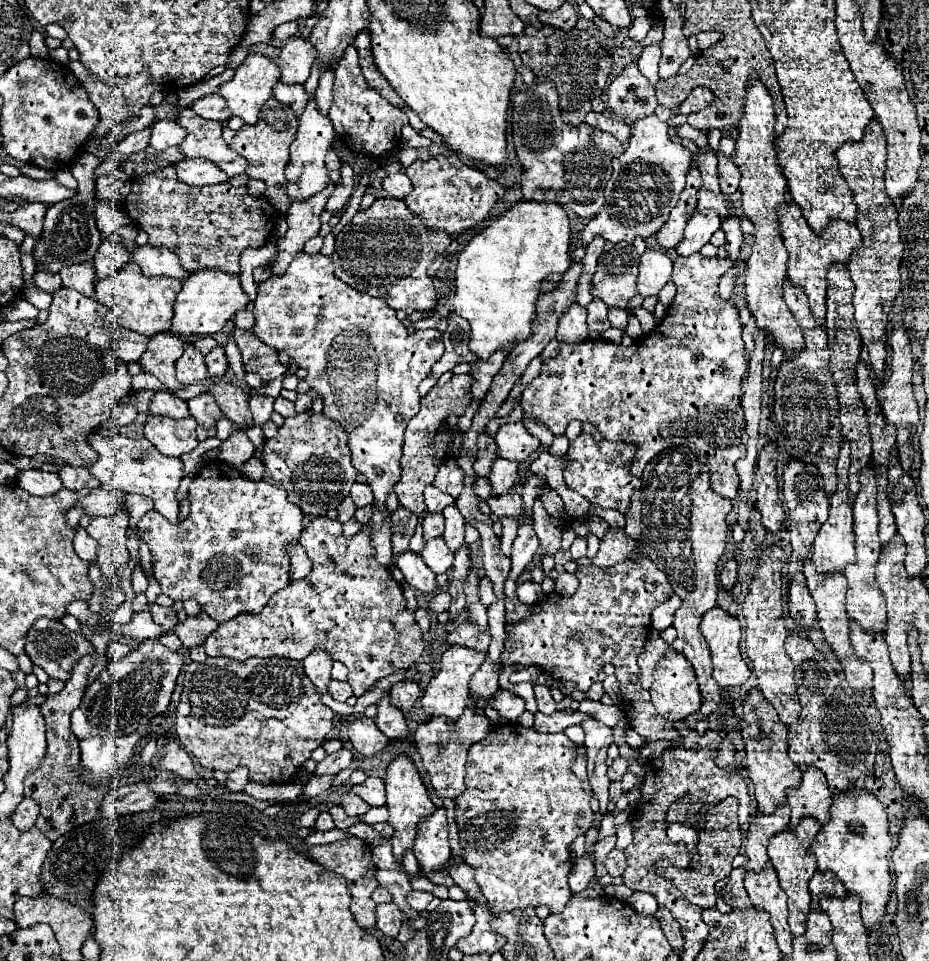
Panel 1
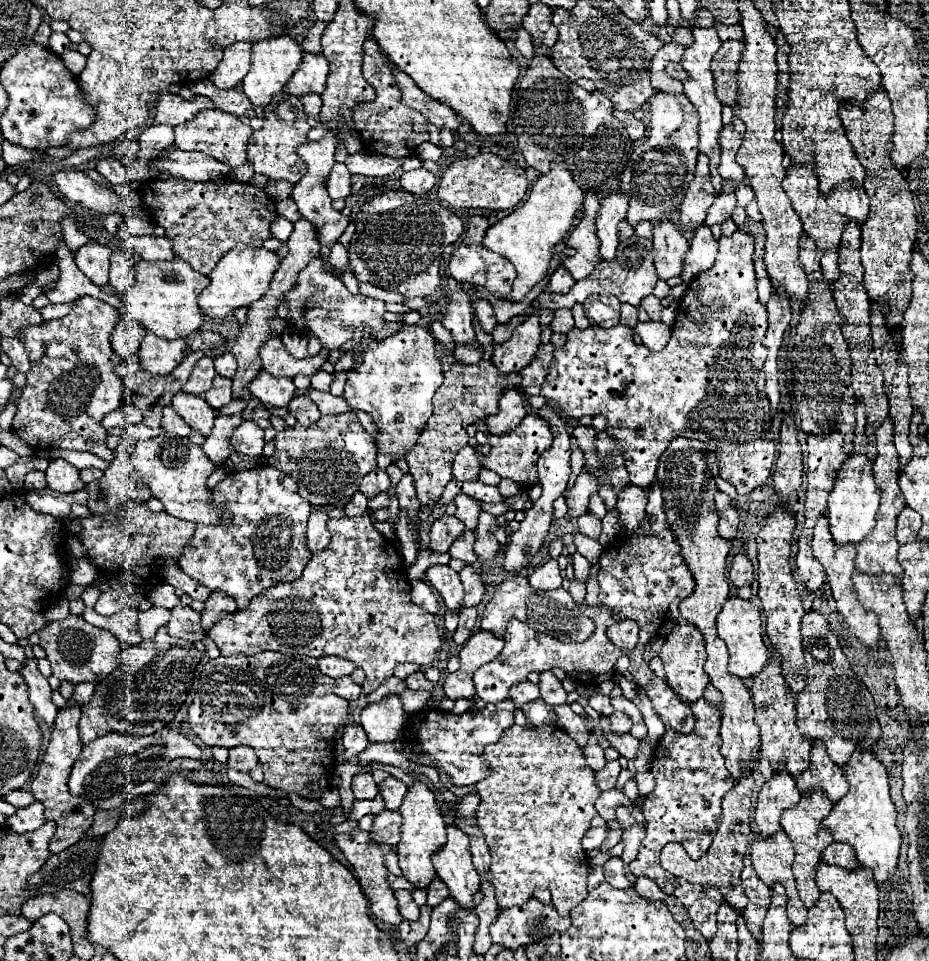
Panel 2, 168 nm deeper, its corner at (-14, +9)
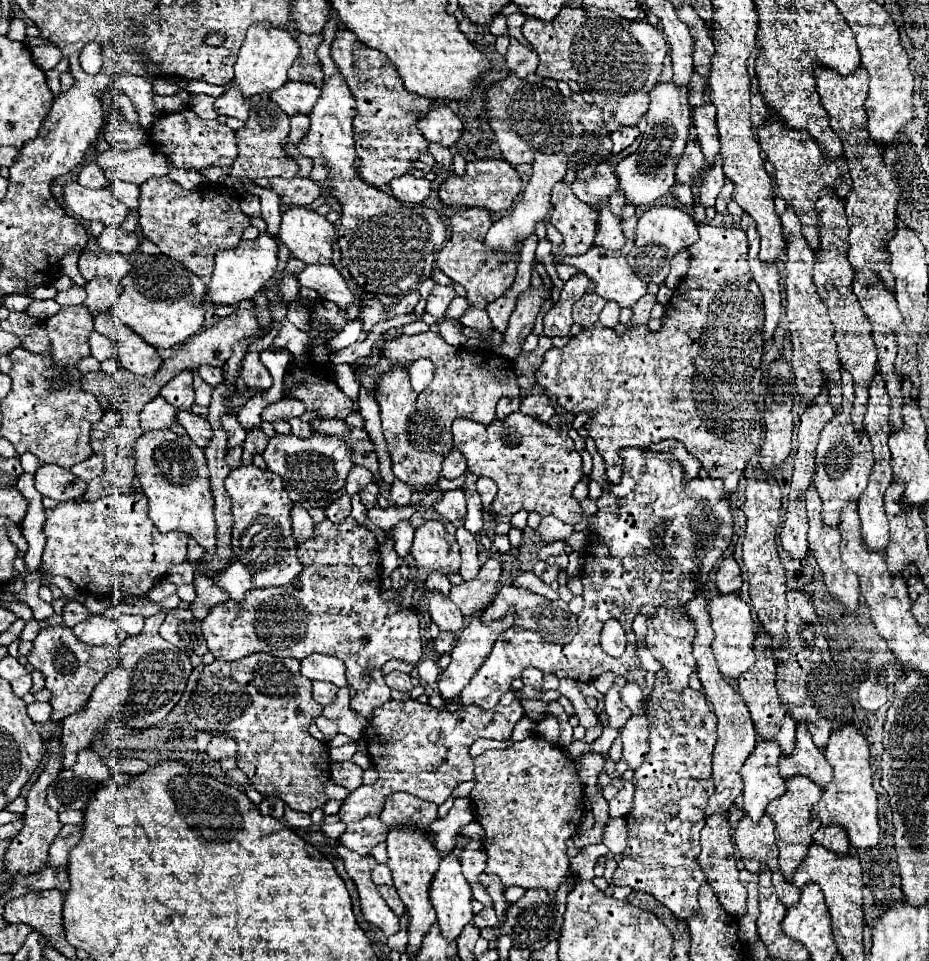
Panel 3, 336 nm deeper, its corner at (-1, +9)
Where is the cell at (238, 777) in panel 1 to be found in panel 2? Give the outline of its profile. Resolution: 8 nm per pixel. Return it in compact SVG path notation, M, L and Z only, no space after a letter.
M236 746L236 748L230 750L230 756L228 756L230 768L240 770L240 772L250 772L256 764L258 764L258 760L256 760L256 754L252 752L252 748Z

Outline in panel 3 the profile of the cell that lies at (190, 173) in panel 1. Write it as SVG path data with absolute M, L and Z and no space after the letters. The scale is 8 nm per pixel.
M139 146L135 150L109 148L105 152L97 152L95 164L101 166L109 182L133 184L143 184L153 176L167 176L167 172L173 168L167 156L155 152L151 146Z

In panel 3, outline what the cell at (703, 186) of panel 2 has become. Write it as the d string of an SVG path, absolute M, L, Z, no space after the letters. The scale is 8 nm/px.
M689 140L683 156L677 162L675 180L693 186L695 180L701 176L703 166L705 166L705 160L703 160L703 152L699 148L699 142L697 140Z

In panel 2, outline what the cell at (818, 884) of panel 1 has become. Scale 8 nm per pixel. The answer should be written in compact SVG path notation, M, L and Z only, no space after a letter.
M832 842L824 850L822 860L830 866L840 866L844 870L856 870L858 868L858 860L856 860L852 848L848 844L842 844L842 842Z

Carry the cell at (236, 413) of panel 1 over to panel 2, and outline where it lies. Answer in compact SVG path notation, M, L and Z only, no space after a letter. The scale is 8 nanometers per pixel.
M260 404L258 408L252 410L252 420L264 430L266 440L272 440L272 438L276 436L276 430L274 430L272 424L270 424L270 412L264 408L264 404Z

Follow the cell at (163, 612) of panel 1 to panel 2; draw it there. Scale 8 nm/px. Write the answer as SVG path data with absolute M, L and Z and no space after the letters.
M178 604L176 608L170 610L170 622L168 622L168 632L176 638L184 638L188 642L202 640L206 636L202 624L200 624L200 614L194 612L190 606Z

